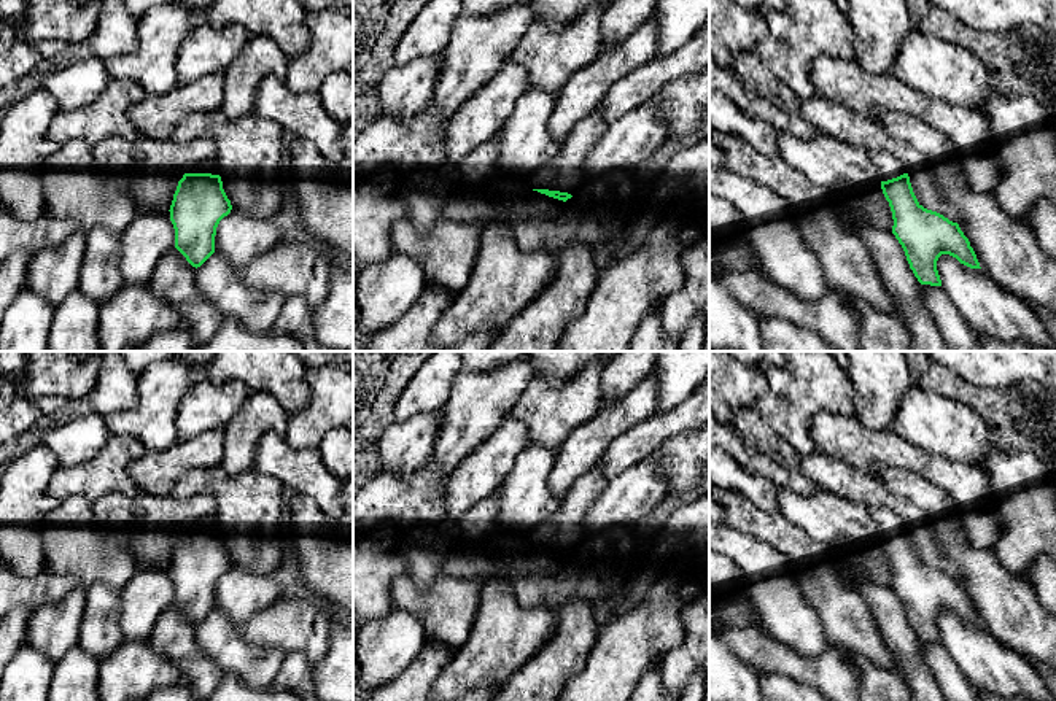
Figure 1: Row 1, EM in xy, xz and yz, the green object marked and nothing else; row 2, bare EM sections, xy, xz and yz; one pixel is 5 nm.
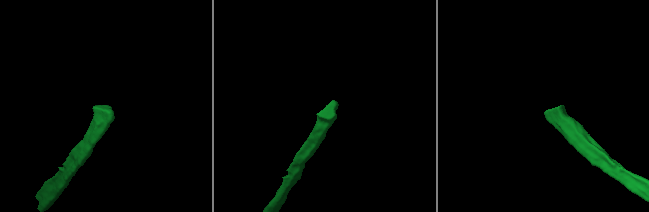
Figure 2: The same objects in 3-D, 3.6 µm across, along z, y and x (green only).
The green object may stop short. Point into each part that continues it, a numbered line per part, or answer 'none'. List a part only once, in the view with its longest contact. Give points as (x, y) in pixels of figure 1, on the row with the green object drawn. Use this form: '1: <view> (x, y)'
1: xz (565, 172)

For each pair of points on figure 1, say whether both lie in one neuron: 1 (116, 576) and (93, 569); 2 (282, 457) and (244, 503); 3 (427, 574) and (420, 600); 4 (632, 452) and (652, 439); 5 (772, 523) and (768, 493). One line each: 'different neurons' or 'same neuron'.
1: same neuron
2: different neurons
3: different neurons
4: same neuron
5: different neurons

